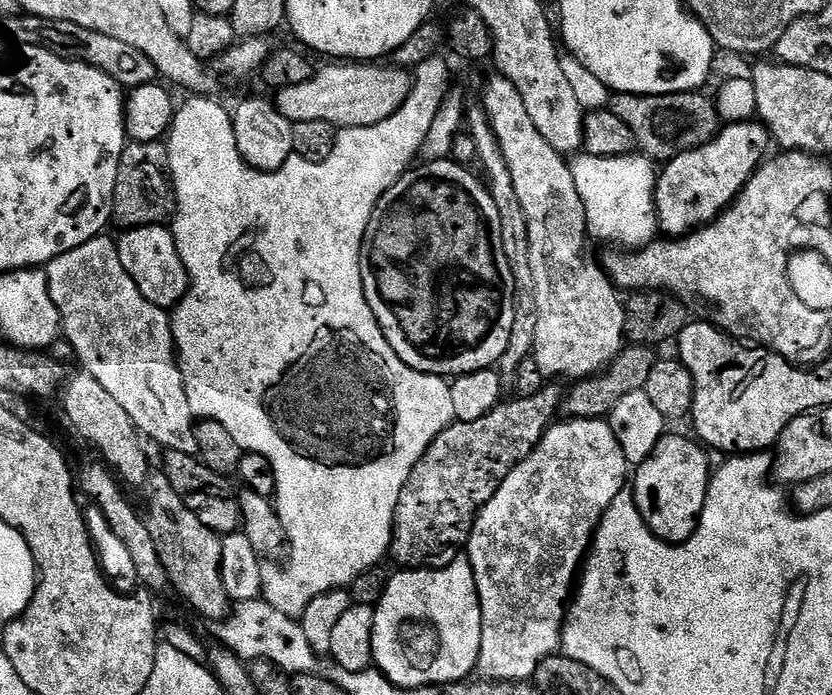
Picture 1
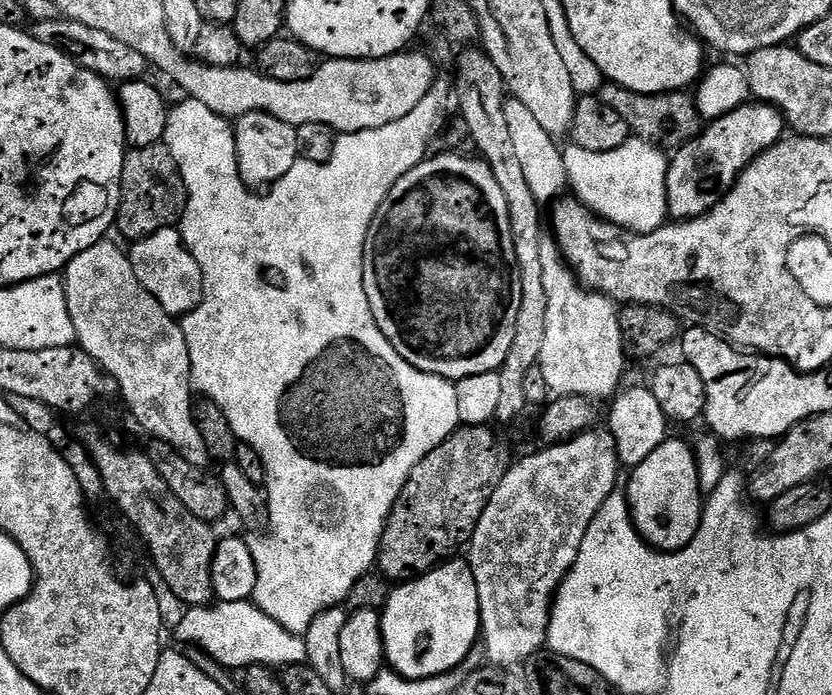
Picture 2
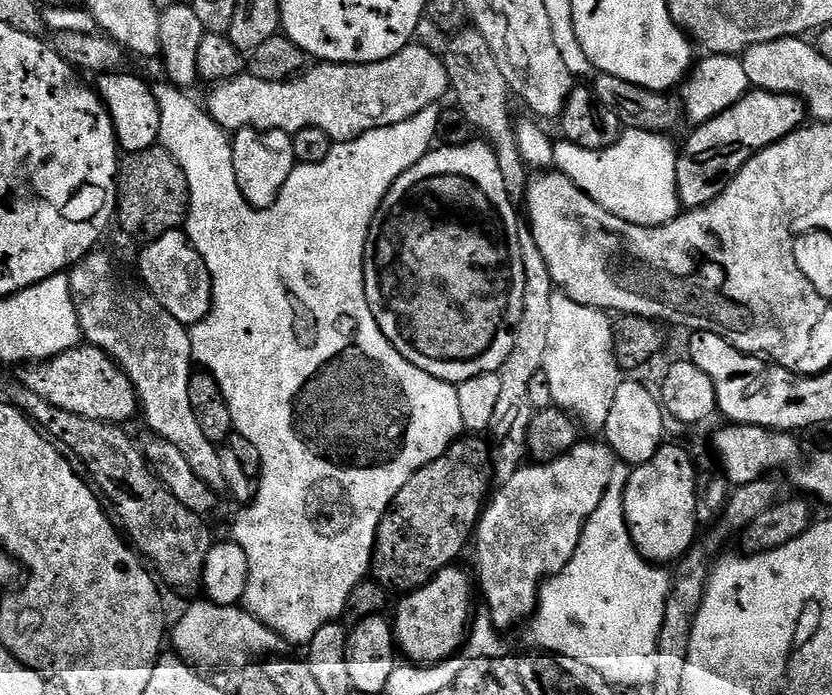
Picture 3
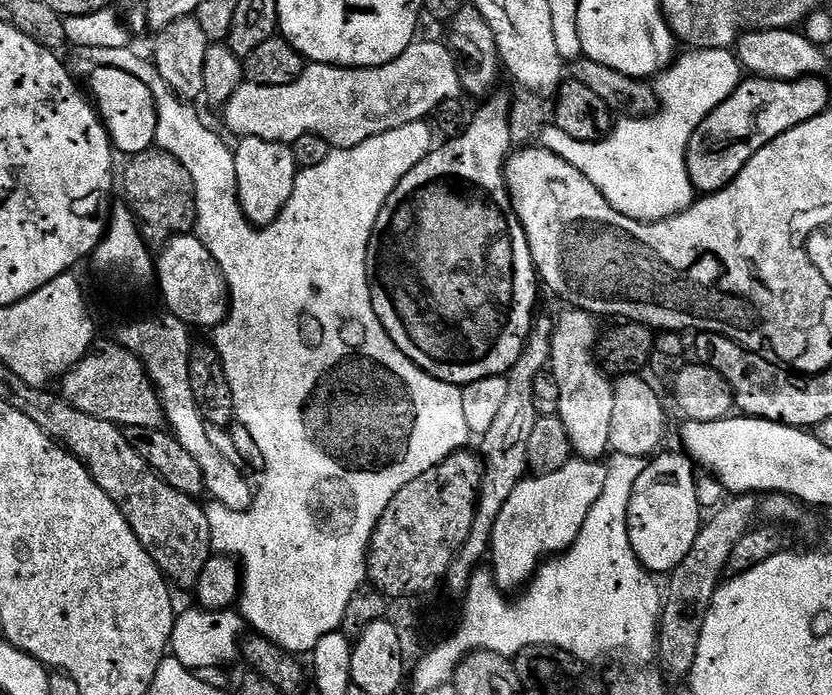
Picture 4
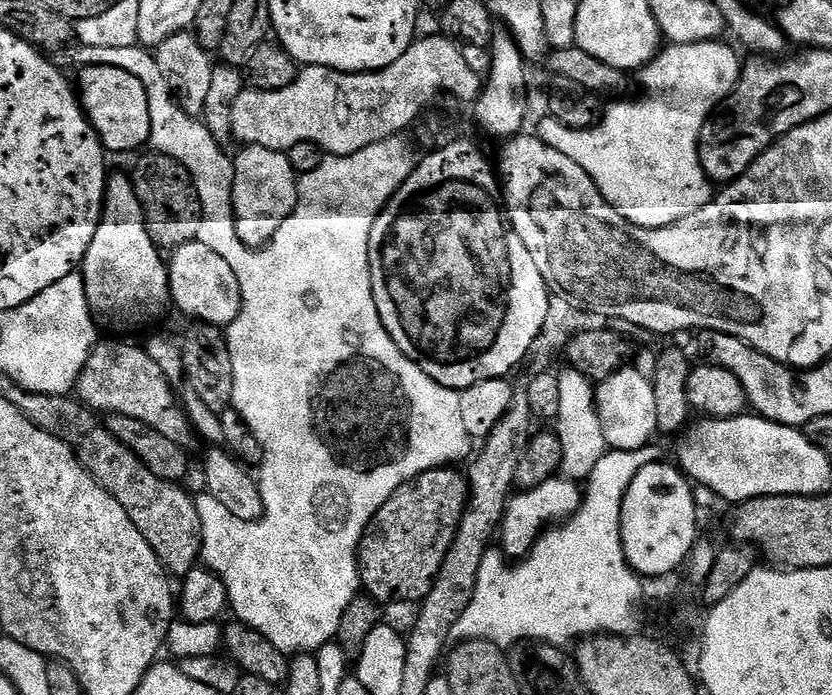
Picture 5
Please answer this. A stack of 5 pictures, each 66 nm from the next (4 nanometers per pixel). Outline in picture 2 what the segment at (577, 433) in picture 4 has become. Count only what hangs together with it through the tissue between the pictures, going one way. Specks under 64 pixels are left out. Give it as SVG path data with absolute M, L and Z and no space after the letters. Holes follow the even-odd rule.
M541 239L540 246L542 282L546 289L546 339L542 342L538 366L546 377L548 391L556 396L581 396L593 402L607 401L617 395L626 371L618 305L609 296L588 291L577 280L555 239Z

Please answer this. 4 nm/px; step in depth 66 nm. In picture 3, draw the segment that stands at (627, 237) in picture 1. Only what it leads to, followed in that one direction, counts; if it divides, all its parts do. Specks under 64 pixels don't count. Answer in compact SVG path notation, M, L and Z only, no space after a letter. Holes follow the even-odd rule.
M637 128L625 131L620 140L614 146L610 146L601 152L591 152L582 146L574 146L567 142L553 143L554 158L552 159L555 171L560 172L570 182L574 182L594 202L598 202L610 214L622 218L631 224L646 226L647 228L659 228L660 225L670 222L682 211L678 184L676 182L676 158L677 145L668 141L667 135L658 132L643 132Z

